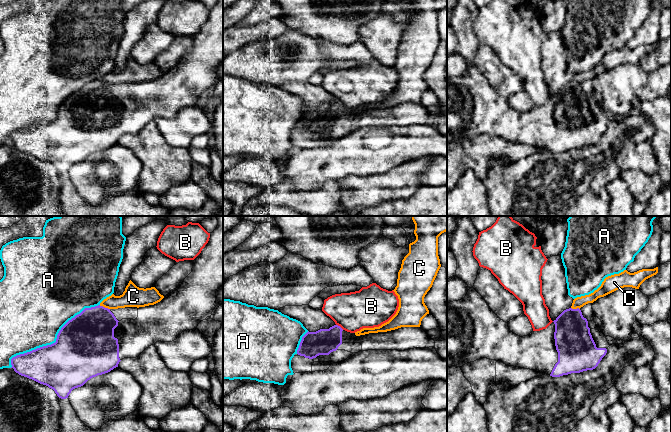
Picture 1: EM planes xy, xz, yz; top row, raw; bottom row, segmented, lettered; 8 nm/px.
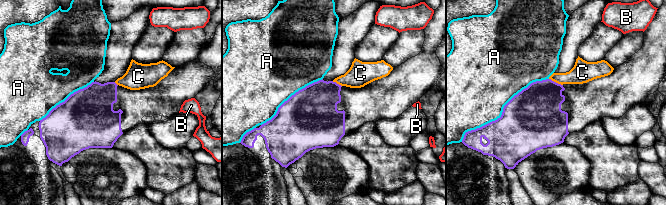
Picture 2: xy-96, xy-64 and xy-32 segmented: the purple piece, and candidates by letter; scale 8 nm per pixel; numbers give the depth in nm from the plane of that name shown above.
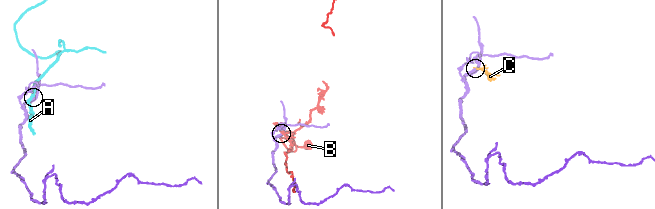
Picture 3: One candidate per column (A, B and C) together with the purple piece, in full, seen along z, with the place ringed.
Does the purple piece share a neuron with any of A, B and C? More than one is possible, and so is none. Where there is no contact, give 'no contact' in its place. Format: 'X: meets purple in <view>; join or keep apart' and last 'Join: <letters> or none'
A: meets purple in xy; keep apart
B: meets purple in xz; keep apart
C: meets purple in xy; keep apart
Join: none

